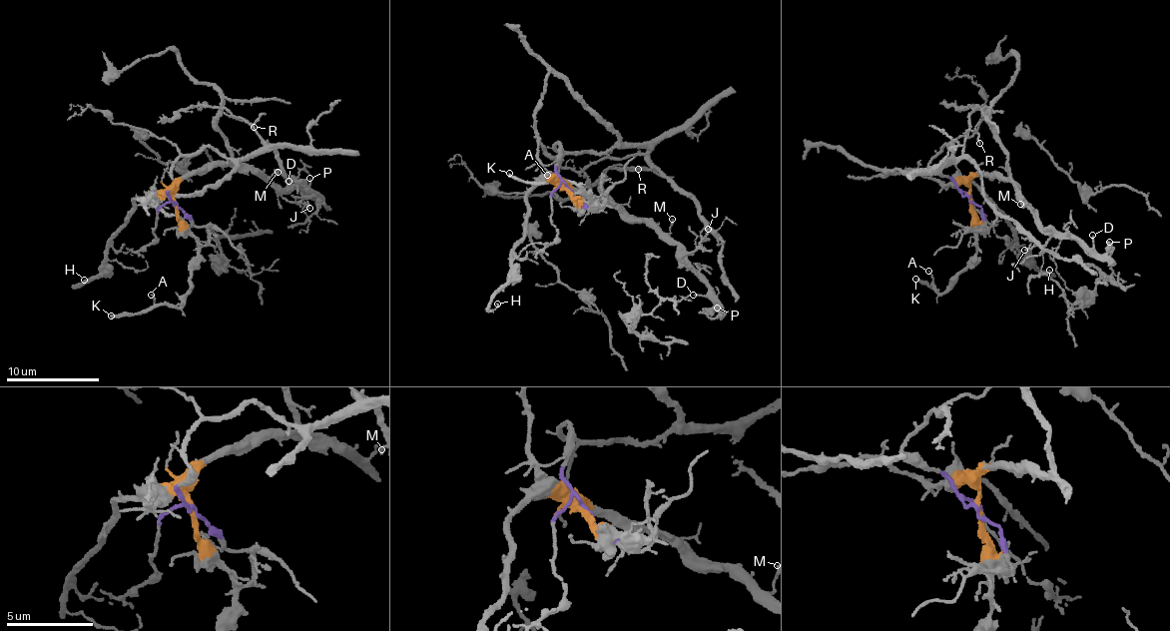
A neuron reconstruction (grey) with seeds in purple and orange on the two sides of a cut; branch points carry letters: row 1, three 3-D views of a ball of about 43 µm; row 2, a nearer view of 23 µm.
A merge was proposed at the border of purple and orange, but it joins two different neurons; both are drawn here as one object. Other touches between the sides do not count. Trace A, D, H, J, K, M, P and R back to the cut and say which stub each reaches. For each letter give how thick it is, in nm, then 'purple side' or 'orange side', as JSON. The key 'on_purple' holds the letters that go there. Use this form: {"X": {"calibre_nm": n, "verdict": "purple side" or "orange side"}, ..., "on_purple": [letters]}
{"A": {"calibre_nm": 130, "verdict": "orange side"}, "D": {"calibre_nm": 110, "verdict": "orange side"}, "H": {"calibre_nm": 120, "verdict": "orange side"}, "J": {"calibre_nm": 160, "verdict": "orange side"}, "K": {"calibre_nm": 240, "verdict": "orange side"}, "M": {"calibre_nm": 140, "verdict": "orange side"}, "P": {"calibre_nm": 100, "verdict": "orange side"}, "R": {"calibre_nm": 130, "verdict": "orange side"}, "on_purple": []}

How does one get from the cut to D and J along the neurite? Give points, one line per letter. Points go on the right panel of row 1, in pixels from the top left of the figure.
D: (969, 198), (969, 184), (977, 175), (1008, 181), (1044, 227), (1076, 236), (1087, 247), (1093, 245), (1092, 236)
J: (969, 198), (969, 184), (977, 175), (1008, 181), (1015, 195), (1049, 237), (1045, 244), (1024, 251)

